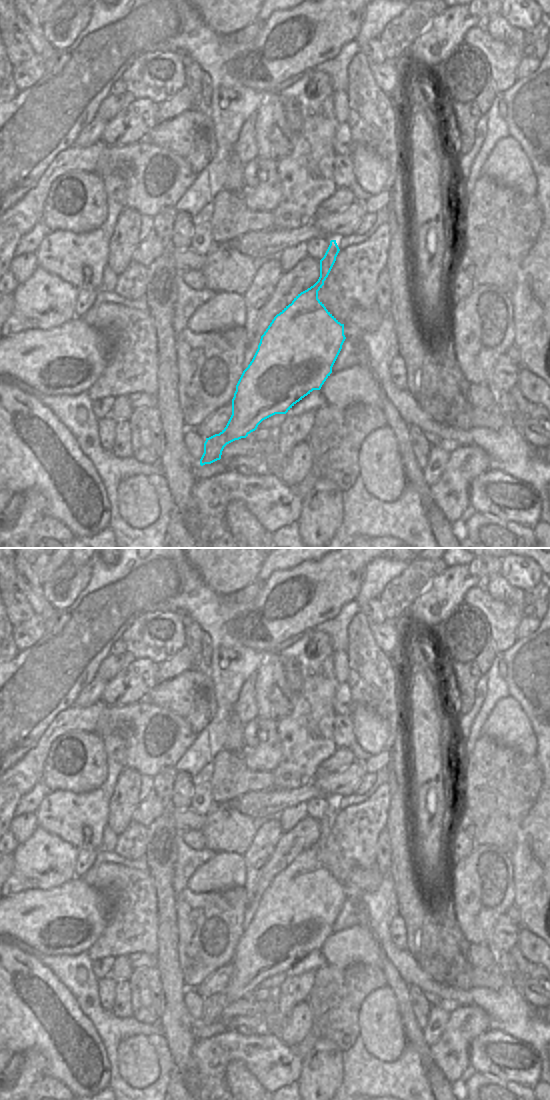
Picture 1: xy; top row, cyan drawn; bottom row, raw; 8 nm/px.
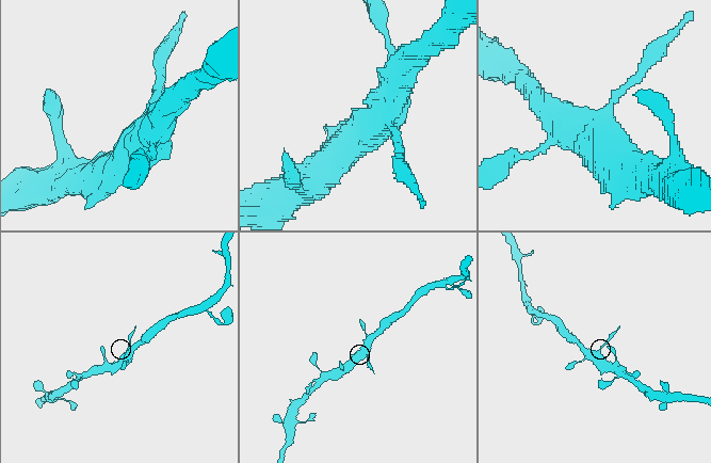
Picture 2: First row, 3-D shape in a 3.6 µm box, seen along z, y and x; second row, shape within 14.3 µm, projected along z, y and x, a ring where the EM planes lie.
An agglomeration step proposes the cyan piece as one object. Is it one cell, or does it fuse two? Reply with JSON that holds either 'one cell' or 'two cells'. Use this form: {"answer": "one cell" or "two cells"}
{"answer": "one cell"}

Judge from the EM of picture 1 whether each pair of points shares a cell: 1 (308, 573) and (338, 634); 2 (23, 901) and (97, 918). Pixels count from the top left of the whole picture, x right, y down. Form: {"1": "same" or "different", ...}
{"1": "different", "2": "same"}

